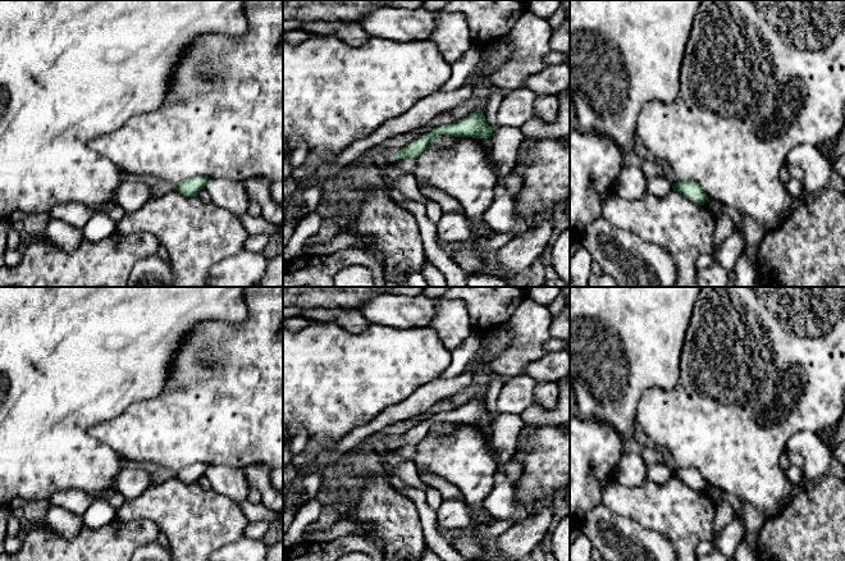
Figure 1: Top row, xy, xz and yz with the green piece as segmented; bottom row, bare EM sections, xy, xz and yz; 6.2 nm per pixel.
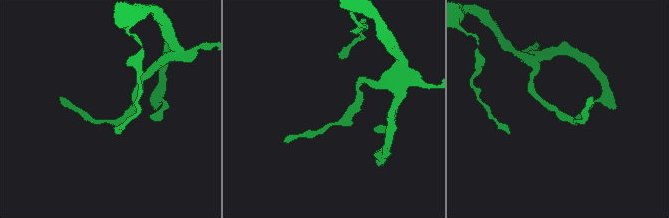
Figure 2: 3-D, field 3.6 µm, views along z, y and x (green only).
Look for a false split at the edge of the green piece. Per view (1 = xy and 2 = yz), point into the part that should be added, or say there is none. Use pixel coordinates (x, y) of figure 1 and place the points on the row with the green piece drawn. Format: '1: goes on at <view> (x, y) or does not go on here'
1: does not go on here
2: does not go on here

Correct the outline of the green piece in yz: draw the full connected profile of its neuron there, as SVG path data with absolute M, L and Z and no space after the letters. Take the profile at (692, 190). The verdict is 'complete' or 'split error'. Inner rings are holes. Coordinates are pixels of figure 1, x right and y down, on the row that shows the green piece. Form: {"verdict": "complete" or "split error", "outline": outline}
{"verdict": "complete", "outline": "M679 181L677 183L672 184L672 190L679 191L680 193L682 193L689 200L698 205L704 205L705 201L708 200L707 193L694 181Z"}

